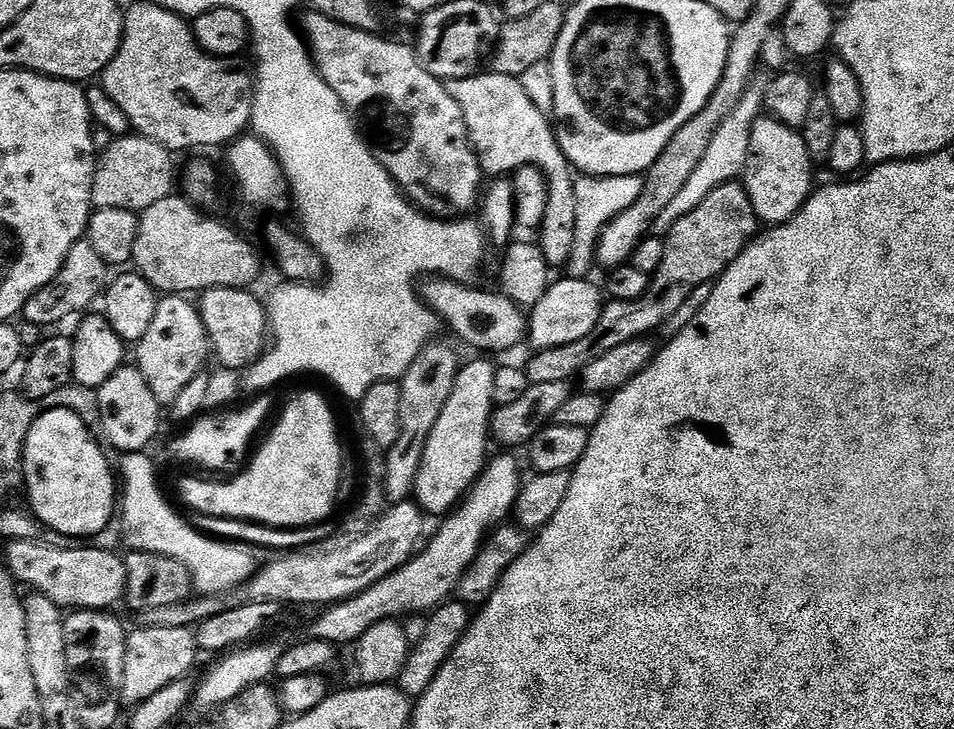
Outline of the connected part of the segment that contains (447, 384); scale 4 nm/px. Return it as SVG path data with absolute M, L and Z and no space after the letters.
M430 342L414 358L410 370L399 381L402 394L402 430L398 442L386 449L386 494L392 504L401 504L414 493L414 482L418 478L418 466L422 466L422 454L426 451L426 442L430 430L438 423L438 417L450 399L450 390L454 390L456 375L460 373L462 360L448 344Z

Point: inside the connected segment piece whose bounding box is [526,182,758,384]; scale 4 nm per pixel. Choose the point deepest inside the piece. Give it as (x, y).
(698, 248)

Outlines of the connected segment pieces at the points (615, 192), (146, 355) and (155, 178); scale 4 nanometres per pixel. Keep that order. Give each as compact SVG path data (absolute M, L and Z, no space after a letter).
M643 175L638 176L585 176L576 181L574 198L578 198L578 222L574 234L574 250L566 265L566 272L572 278L584 278L596 264L596 247L600 235L611 220L622 214L634 202L638 202L638 194L642 194Z
M184 294L161 295L150 327L134 348L135 367L140 369L142 378L146 378L150 391L161 406L171 406L174 398L182 394L182 389L205 371L204 363L210 360L210 345L200 309L188 300L191 299Z
M139 134L118 136L105 152L99 153L96 161L96 173L92 179L92 207L106 210L130 210L137 214L146 211L154 202L162 202L162 198L173 195L172 183L177 183L178 172L172 169L173 153L158 142Z

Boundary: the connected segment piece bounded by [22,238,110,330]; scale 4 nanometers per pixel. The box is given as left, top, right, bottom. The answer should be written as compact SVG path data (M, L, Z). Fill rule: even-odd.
M87 238L79 240L66 254L62 270L42 290L38 290L26 302L22 316L27 323L36 324L42 330L48 330L51 324L60 324L71 316L79 317L87 313L92 303L103 297L105 288L110 283L110 266L90 246Z

